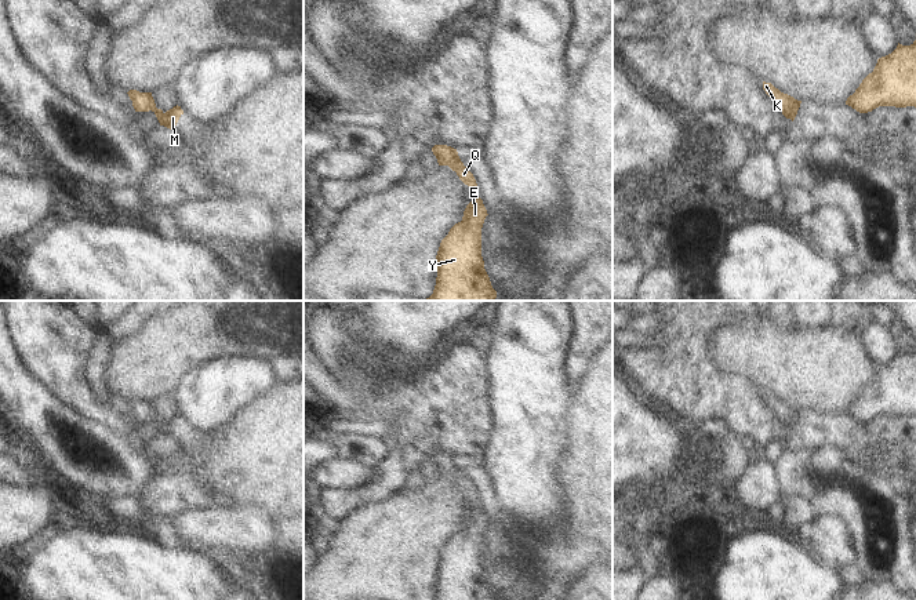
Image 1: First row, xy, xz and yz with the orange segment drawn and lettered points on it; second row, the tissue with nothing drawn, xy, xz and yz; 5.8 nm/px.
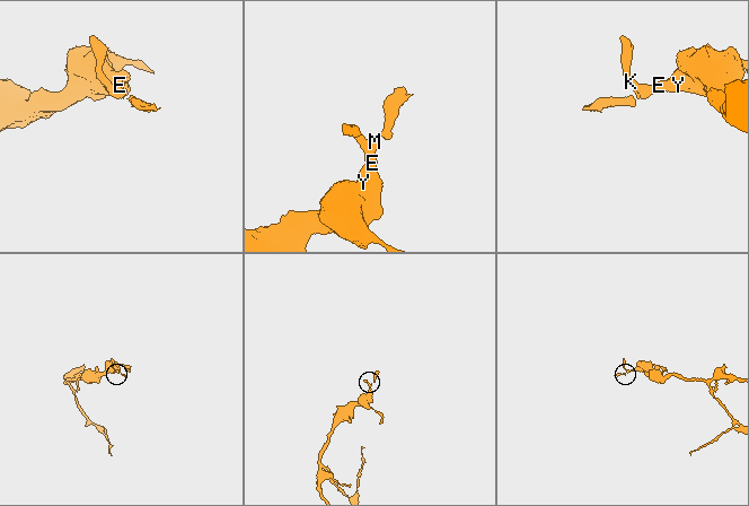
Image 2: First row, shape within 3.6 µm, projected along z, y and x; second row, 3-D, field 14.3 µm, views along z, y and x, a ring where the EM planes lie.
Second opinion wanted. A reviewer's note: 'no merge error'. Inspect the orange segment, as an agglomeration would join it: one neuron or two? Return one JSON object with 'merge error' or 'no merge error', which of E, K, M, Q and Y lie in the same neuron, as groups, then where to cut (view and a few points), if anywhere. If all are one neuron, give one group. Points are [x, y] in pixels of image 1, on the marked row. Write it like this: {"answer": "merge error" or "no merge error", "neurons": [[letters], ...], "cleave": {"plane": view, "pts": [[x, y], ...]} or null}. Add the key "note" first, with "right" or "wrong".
{"note": "right", "answer": "no merge error", "neurons": [["E", "K", "M", "Q", "Y"]], "cleave": null}

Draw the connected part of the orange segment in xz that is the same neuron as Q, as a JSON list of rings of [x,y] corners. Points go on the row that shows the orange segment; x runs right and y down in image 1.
[[[435,145],[432,152],[436,156],[439,166],[448,166],[452,171],[457,172],[465,185],[477,186],[473,174],[464,166],[457,149],[447,145]]]

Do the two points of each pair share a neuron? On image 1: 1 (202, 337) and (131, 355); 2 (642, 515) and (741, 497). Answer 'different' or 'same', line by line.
1: same
2: different

